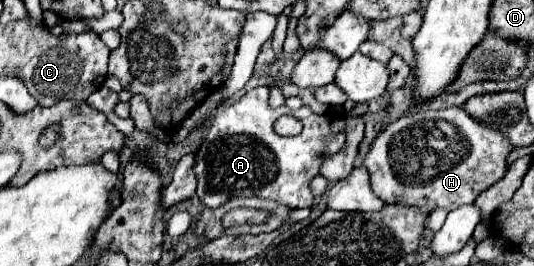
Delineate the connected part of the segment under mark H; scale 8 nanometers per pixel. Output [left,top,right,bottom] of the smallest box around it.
[363,107,513,213]

